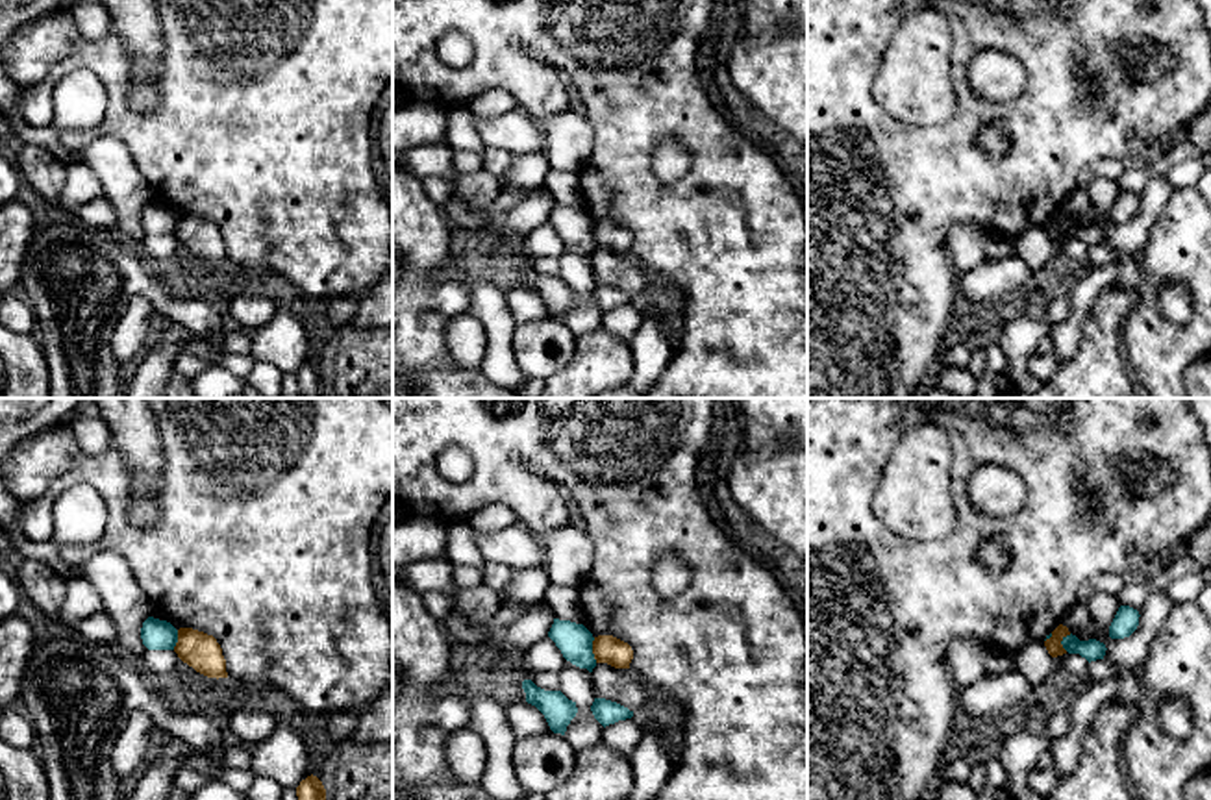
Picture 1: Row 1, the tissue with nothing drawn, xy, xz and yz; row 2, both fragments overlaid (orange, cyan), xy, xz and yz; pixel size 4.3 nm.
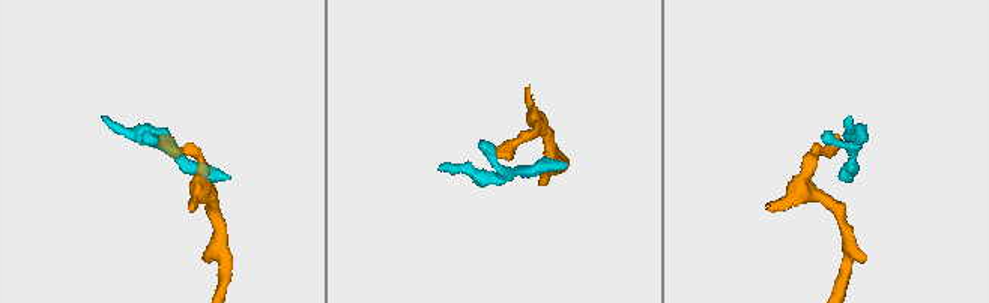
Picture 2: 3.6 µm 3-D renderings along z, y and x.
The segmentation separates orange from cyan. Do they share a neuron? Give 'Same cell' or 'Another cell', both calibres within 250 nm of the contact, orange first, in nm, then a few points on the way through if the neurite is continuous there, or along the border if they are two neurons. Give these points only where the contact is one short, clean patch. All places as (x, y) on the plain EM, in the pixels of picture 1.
Another cell. Thickness 120 nm (orange) against 150 nm. Boundary: xz (593, 223), (593, 243), (597, 247)

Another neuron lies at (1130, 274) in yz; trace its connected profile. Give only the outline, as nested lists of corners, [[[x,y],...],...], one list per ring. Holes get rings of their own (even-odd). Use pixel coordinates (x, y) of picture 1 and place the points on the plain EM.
[[[1128,256],[1120,261],[1115,287],[1135,289],[1142,281],[1142,263],[1139,256]]]

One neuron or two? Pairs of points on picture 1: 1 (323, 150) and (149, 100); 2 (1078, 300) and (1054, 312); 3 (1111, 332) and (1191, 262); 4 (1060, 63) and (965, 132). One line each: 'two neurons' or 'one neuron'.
1: two neurons
2: two neurons
3: one neuron
4: one neuron

